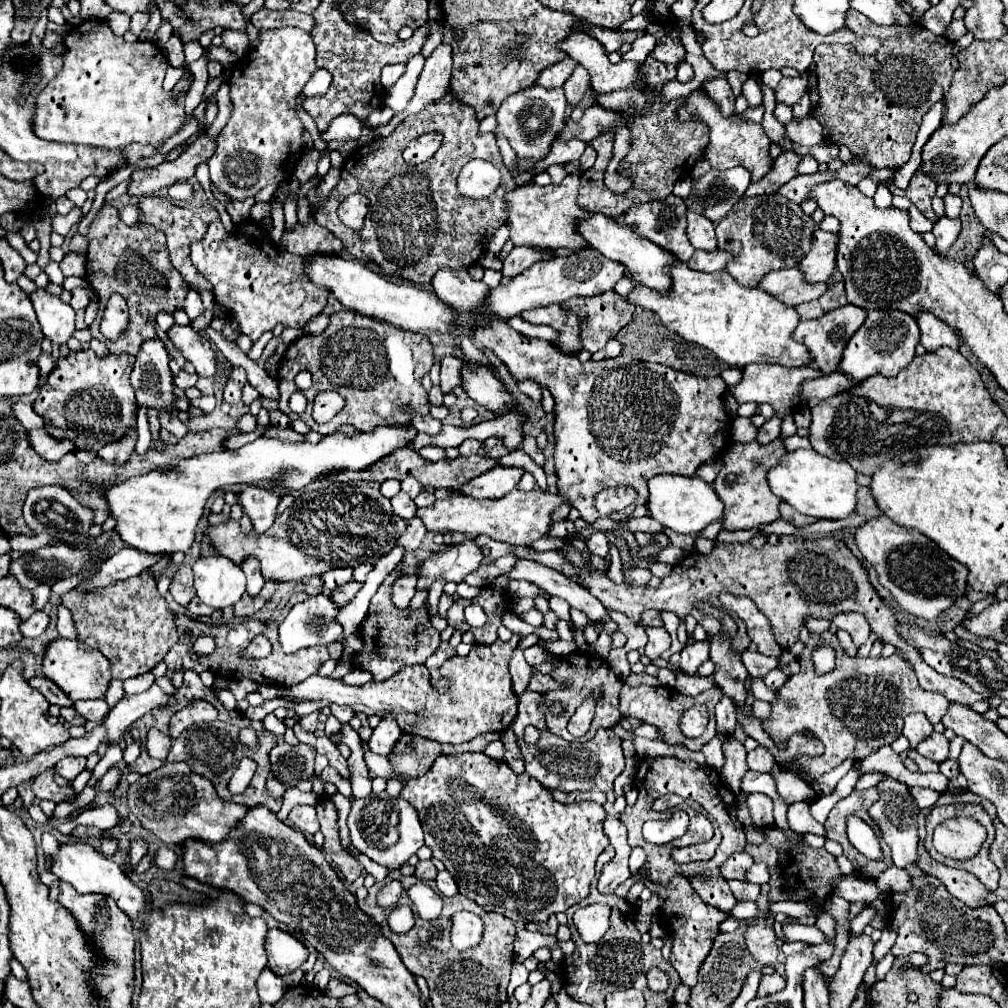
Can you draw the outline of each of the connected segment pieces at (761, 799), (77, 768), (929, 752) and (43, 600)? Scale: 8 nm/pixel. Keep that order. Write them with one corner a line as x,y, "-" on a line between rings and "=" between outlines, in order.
749,794
747,806
753,816
753,824
759,828
773,826
773,802
763,794
=
71,756
71,758
63,758
57,766
55,766
55,772
57,774
61,774
65,780
69,780
69,782
73,782
75,780
75,776
79,774
79,772
83,772
85,770
85,758
81,756
81,758
75,758
75,756
=
933,734
933,738
923,740
915,750
937,764
949,760
949,740
945,738
945,734
=
39,584
39,586
32,590
32,593
36,610
42,610
49,601
51,586
47,586
47,584

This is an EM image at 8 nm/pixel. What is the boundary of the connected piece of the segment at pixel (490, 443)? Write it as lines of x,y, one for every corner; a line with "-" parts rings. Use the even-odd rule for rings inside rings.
501,438
485,440
485,448
487,448
487,456
493,456
493,458
501,458
501,456
509,454
509,448
505,448

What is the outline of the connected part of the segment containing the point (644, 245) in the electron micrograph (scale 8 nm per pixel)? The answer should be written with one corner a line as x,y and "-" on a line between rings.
587,214
583,220
577,222
577,232
605,258
623,264
625,270
631,274
631,278
637,284
643,284
643,286
649,286
649,288
661,290
661,292
665,292
669,288
671,278
667,278
667,274
663,274
663,266
673,264
677,260
667,256
667,252
663,252
659,246
655,246
651,240
647,240
639,232
635,232
633,226
623,226
605,214

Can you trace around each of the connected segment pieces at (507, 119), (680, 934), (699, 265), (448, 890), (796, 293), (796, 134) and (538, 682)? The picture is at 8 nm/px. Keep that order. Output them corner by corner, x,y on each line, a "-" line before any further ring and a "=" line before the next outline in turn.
531,86
527,90
521,90
519,94
513,94
513,98
507,98
503,106
497,112
497,132
507,136
511,148
519,158
531,158
535,162
543,160
549,150
553,140
557,138
559,130
565,126
565,94
561,88
539,88
=
681,874
677,876
677,888
675,882
669,880
667,884
657,884
657,882
647,882
645,884
649,890
655,890
661,894
661,920
671,922
669,930
673,936
673,948
671,948
671,966
677,970
681,984
685,986
695,986
697,982
697,972
707,954
711,952
713,940
719,934
719,922
727,920
727,914
723,914
719,908
705,904
695,890
691,888
689,880
683,878
=
695,250
687,266
697,272
717,272
717,270
725,270
729,260
731,260
731,254
727,254
725,250
713,250
713,252
=
443,870
443,872
437,874
435,884
437,884
437,890
439,890
443,896
453,896
453,894
457,894
457,884
453,882
451,874
447,874
447,870
=
783,268
783,270
769,272
763,278
763,282
757,284
757,288
775,296
779,302
787,306
799,306
799,304
817,300
827,290
823,282
807,286
803,278
799,278
799,268
789,268
789,270
=
811,114
809,116
803,116
795,122
795,118
785,126
785,132
787,132
787,138
795,144
801,144
801,146
815,146
823,140
823,128
819,124
817,118
813,118
=
535,672
531,682
529,682
529,690
535,690
535,692
547,692
547,690
555,690
555,680
547,674
541,674
541,672

